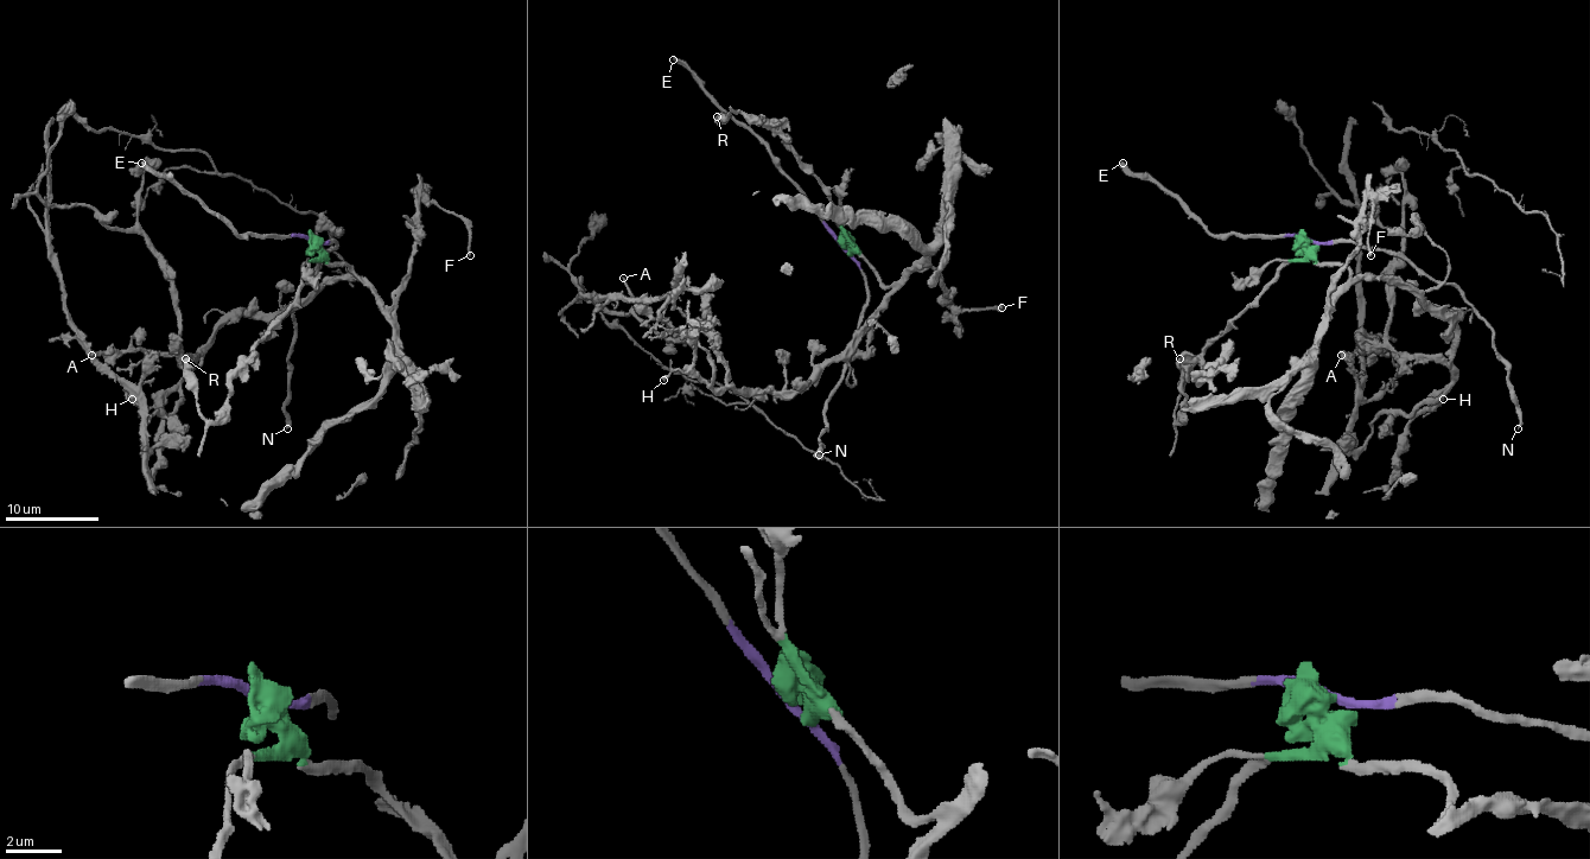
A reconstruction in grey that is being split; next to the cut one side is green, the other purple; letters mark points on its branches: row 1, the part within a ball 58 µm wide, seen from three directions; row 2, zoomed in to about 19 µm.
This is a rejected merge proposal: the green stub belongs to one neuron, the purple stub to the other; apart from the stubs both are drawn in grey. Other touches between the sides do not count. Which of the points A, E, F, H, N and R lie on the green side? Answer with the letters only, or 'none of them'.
A, F, H, R

